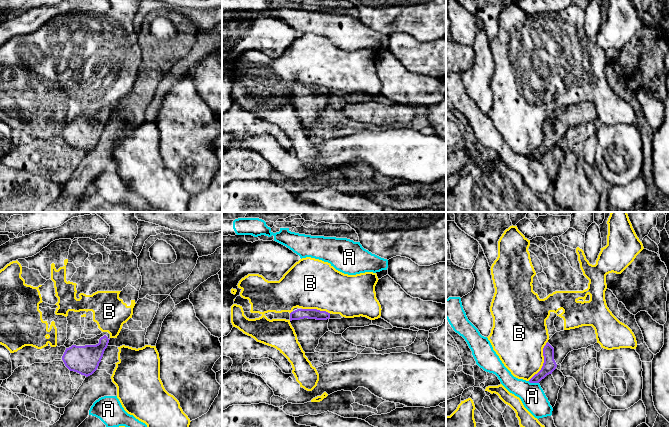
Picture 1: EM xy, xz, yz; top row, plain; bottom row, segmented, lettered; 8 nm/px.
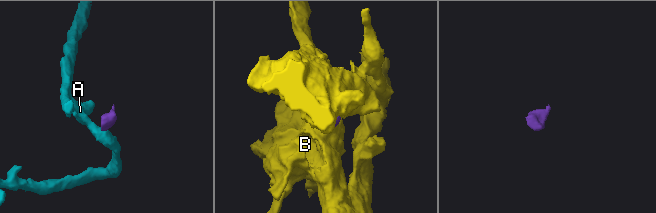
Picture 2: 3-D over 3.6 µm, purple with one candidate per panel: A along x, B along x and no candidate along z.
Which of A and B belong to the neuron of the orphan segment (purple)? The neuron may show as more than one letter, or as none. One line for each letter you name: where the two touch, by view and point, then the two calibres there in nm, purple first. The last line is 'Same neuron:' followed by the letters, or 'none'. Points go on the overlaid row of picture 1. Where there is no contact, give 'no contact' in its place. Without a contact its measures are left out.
Same neuron: none

